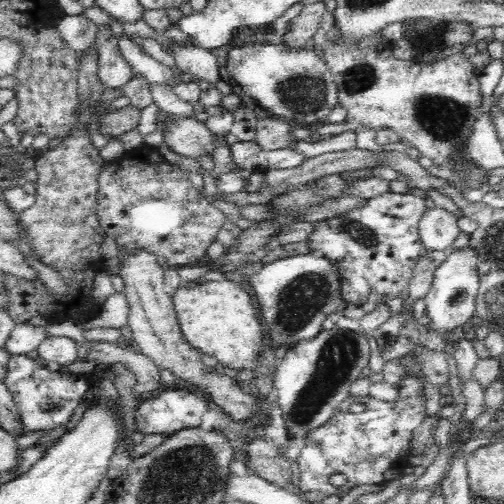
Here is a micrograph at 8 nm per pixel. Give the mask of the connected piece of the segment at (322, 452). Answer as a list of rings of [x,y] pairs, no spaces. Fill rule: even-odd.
[[[402,375],[399,381],[393,384],[397,391],[397,397],[393,401],[376,400],[370,396],[354,397],[349,396],[342,404],[340,410],[331,422],[314,430],[302,447],[298,464],[301,470],[299,487],[302,493],[318,491],[323,497],[338,495],[340,491],[348,491],[354,486],[364,486],[364,484],[382,484],[390,482],[396,476],[404,476],[410,469],[408,458],[410,455],[409,442],[413,430],[422,424],[428,416],[426,414],[423,382],[414,375]],[[352,404],[362,404],[364,412],[352,412]],[[334,474],[342,474],[346,482],[342,486],[332,486],[330,478]]]

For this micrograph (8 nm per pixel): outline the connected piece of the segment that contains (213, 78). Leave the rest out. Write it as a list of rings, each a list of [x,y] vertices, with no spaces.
[[[172,40],[171,55],[177,70],[185,77],[196,76],[211,86],[221,81],[218,63],[211,50],[188,44],[178,44]]]

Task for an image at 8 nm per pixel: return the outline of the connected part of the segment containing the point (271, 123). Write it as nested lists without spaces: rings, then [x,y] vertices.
[[[273,117],[262,118],[256,121],[255,141],[266,152],[292,148],[298,144],[298,139],[292,136],[292,129],[296,126],[284,120]]]

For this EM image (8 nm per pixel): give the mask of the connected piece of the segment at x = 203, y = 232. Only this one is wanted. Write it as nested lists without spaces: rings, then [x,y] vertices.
[[[142,143],[140,147],[135,148],[131,151],[125,152],[119,159],[107,162],[103,172],[100,174],[98,183],[99,190],[97,193],[97,216],[102,225],[102,229],[105,231],[106,235],[110,236],[115,240],[118,249],[123,252],[134,252],[136,248],[146,248],[151,252],[154,252],[157,256],[166,259],[166,266],[173,266],[175,268],[184,267],[187,265],[195,265],[204,254],[207,253],[208,246],[214,242],[218,232],[222,228],[222,224],[225,222],[224,212],[216,206],[212,206],[210,200],[199,194],[189,182],[189,174],[185,170],[179,168],[176,165],[170,164],[156,148],[145,147],[146,144]]]

